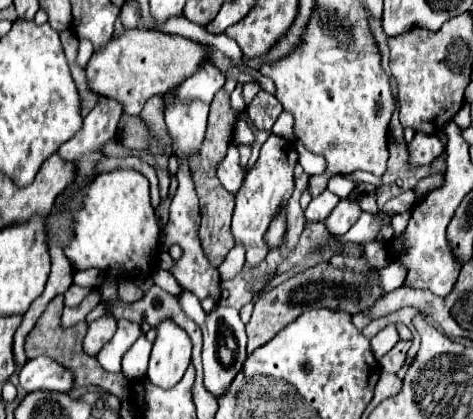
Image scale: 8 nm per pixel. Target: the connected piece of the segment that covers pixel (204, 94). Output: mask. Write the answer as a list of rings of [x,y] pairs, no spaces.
[[[206,62],[194,76],[186,78],[174,92],[174,98],[180,102],[190,100],[204,100],[206,104],[212,102],[214,94],[224,86],[224,74],[212,64]]]

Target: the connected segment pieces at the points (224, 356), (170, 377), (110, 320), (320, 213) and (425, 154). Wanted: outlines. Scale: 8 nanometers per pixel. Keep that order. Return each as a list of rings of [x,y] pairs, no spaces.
[[[186,288],[180,290],[178,304],[184,310],[184,314],[188,318],[192,318],[200,326],[200,330],[204,334],[204,350],[202,350],[204,384],[214,396],[220,396],[226,390],[226,386],[232,382],[236,372],[242,368],[244,360],[246,360],[246,330],[244,330],[244,322],[240,320],[238,310],[226,308],[226,306],[220,306],[220,304],[216,304],[212,312],[204,312],[200,300]]]
[[[164,318],[156,326],[156,340],[148,362],[148,378],[160,388],[172,388],[182,380],[190,364],[192,342],[184,328],[172,318]]]
[[[104,314],[102,318],[90,322],[84,338],[84,350],[96,356],[110,342],[114,332],[116,332],[116,318],[112,314]]]
[[[324,190],[318,198],[314,198],[308,208],[304,210],[304,216],[308,222],[314,220],[326,220],[326,216],[334,210],[334,206],[340,202],[340,198],[336,194],[330,194],[328,190]]]
[[[414,134],[414,140],[408,144],[410,150],[410,162],[412,164],[430,164],[440,152],[444,150],[444,144],[438,136],[422,136]]]

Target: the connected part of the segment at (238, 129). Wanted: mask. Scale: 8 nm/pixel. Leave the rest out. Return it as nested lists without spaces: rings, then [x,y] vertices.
[[[238,118],[234,124],[234,144],[252,144],[254,136],[250,126],[246,124],[244,118]]]

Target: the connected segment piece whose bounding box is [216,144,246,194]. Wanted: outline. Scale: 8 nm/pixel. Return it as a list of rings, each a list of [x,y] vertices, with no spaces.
[[[234,144],[228,146],[226,156],[220,160],[220,164],[218,164],[218,168],[216,168],[216,174],[218,174],[220,182],[224,184],[224,188],[226,188],[228,192],[232,192],[232,194],[238,192],[238,188],[240,188],[240,184],[242,184],[242,176],[244,176],[246,172],[244,172],[244,168],[238,164],[238,150],[236,150]]]

